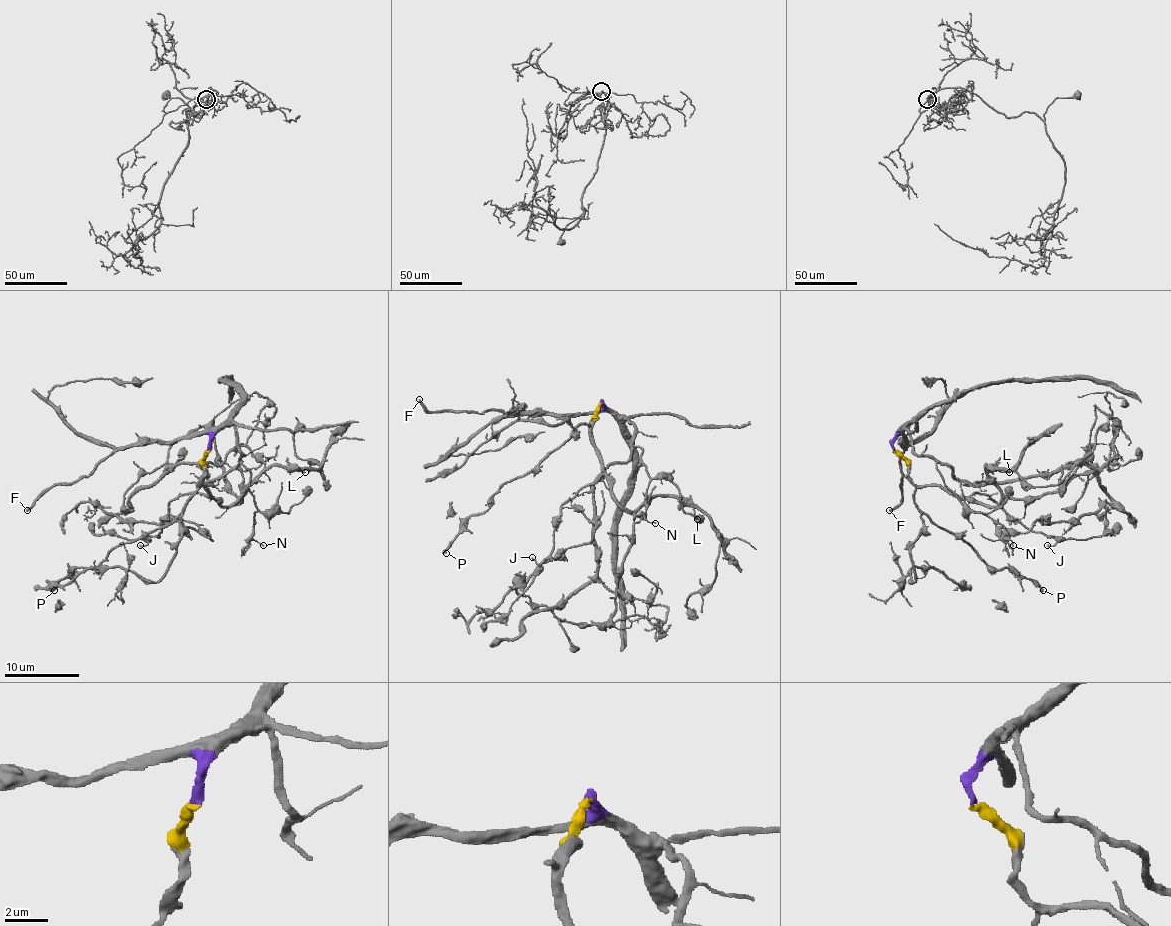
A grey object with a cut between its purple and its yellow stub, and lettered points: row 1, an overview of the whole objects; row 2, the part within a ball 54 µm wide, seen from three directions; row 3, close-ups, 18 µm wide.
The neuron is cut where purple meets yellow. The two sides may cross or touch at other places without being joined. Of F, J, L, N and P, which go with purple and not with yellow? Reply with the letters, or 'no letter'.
F, N

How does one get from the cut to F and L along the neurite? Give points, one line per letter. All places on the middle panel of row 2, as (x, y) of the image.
F: (599, 404), (597, 412), (562, 415), (508, 414), (497, 410), (430, 412), (419, 399)
L: (599, 404), (592, 428), (593, 449), (612, 497), (627, 510), (636, 510), (657, 495), (683, 499), (698, 520)

